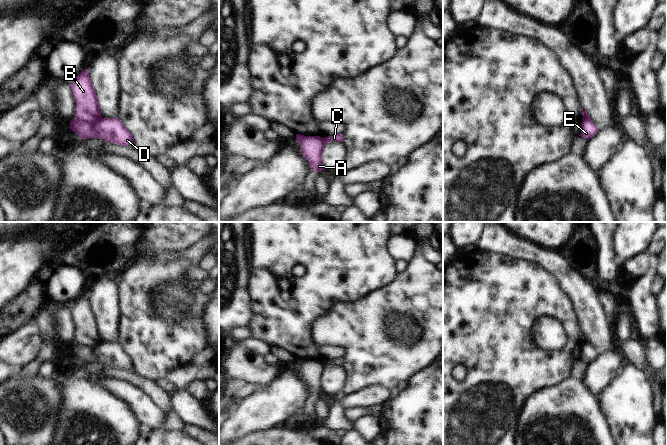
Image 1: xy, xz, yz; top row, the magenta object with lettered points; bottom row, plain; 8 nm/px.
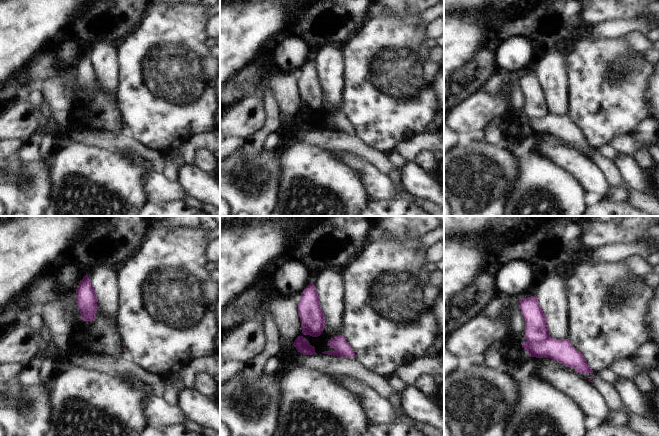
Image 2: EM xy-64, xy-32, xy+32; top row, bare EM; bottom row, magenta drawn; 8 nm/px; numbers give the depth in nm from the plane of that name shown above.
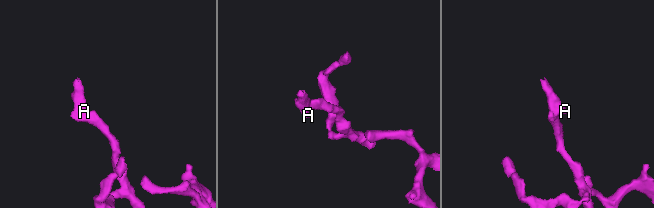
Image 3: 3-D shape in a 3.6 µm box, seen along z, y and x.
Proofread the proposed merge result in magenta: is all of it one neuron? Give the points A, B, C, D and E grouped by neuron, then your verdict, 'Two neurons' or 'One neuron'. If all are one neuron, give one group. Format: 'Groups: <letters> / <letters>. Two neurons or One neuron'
Groups: A B / C D E. Two neurons.

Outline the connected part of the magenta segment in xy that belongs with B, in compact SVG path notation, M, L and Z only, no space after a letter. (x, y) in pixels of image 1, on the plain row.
M87 292L74 302L71 313L76 324L75 342L91 347L99 345L102 342L102 337Z

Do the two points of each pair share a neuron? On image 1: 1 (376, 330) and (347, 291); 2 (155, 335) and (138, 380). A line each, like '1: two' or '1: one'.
1: two
2: two

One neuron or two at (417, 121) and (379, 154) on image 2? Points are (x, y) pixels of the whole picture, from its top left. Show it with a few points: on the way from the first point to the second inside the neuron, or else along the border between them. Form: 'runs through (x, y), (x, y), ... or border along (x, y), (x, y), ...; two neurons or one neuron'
border along (362, 139), (384, 151); two neurons

